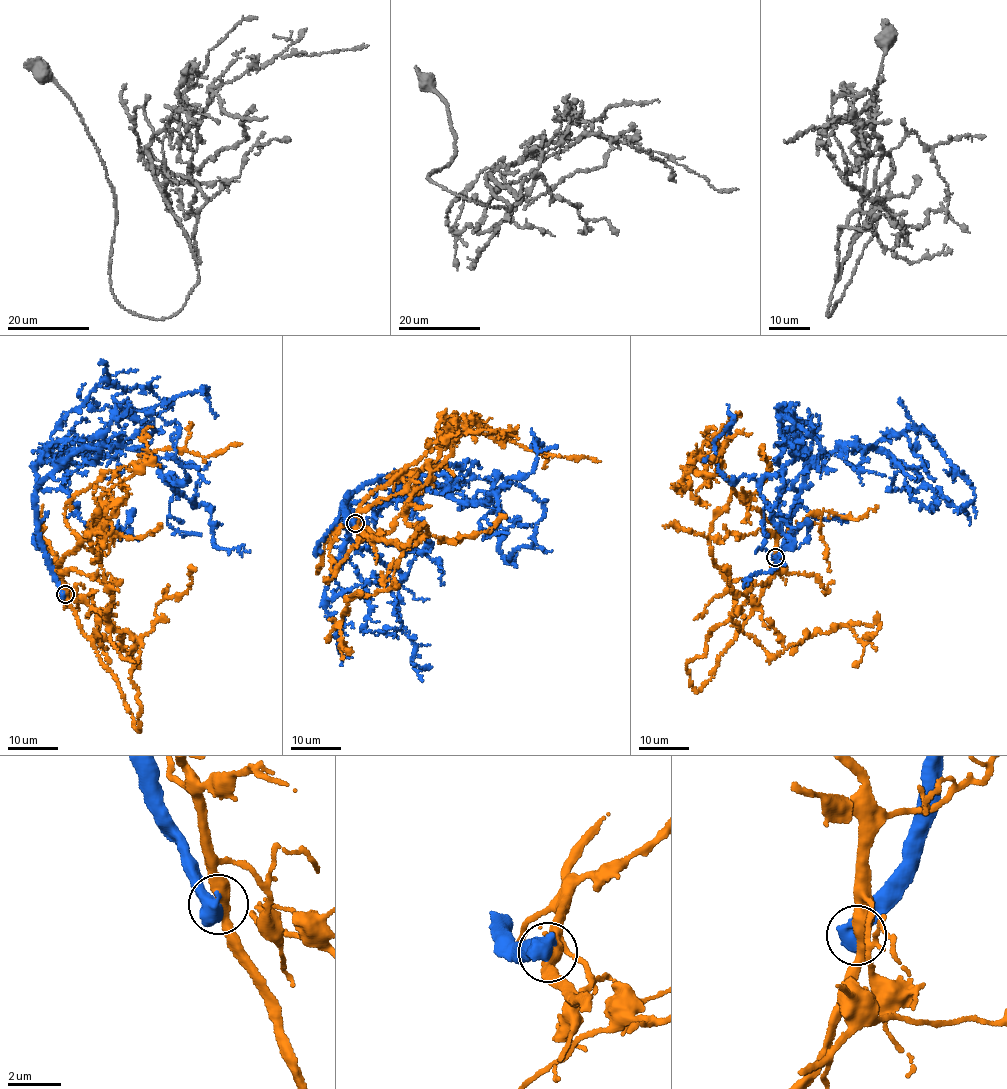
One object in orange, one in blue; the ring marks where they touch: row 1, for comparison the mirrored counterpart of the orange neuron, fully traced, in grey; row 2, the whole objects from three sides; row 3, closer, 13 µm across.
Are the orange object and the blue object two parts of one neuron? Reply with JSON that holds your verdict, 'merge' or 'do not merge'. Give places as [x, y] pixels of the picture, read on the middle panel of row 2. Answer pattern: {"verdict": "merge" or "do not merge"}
{"verdict": "do not merge"}

